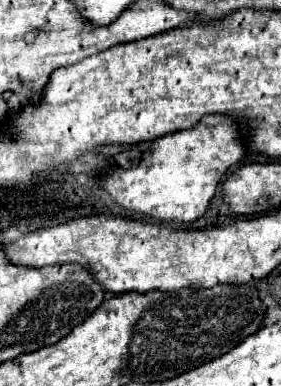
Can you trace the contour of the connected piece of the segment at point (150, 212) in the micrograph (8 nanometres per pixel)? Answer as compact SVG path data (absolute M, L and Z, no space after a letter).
M203 116L193 128L153 140L141 154L139 166L115 168L101 178L103 190L117 206L147 220L193 222L201 218L215 196L223 174L245 154L227 116Z

